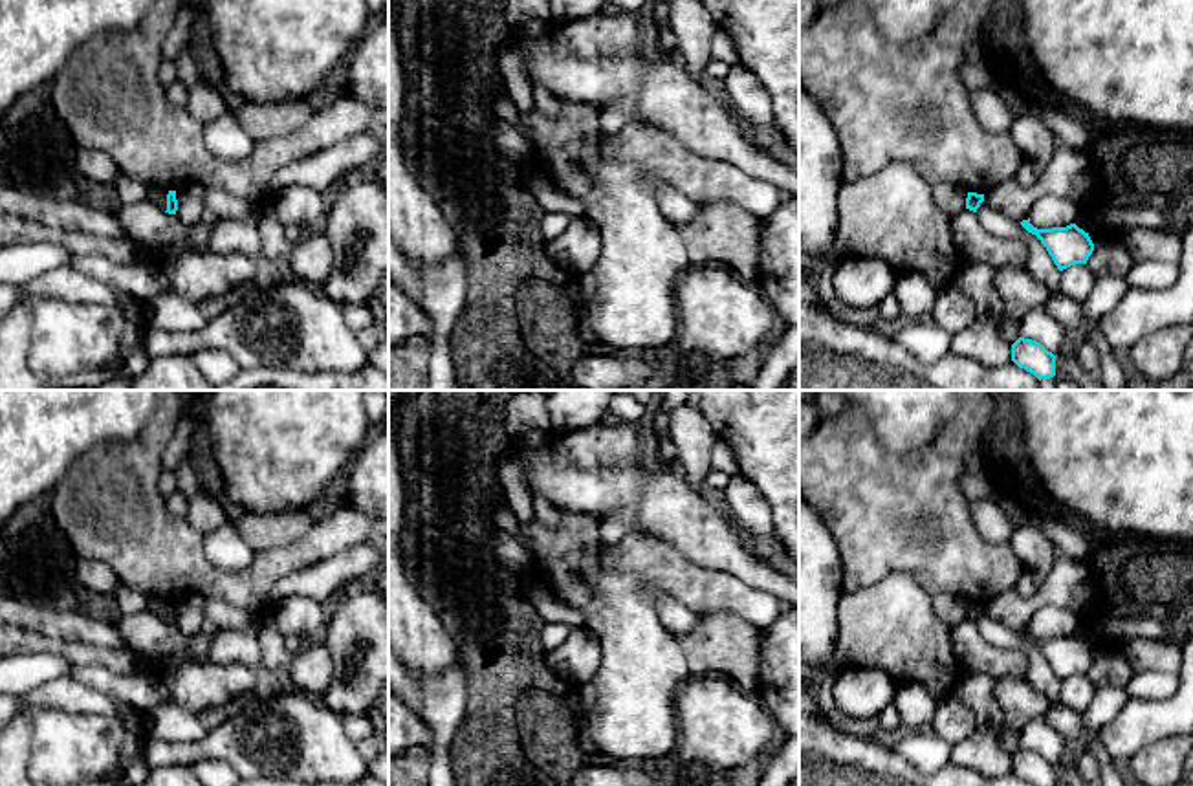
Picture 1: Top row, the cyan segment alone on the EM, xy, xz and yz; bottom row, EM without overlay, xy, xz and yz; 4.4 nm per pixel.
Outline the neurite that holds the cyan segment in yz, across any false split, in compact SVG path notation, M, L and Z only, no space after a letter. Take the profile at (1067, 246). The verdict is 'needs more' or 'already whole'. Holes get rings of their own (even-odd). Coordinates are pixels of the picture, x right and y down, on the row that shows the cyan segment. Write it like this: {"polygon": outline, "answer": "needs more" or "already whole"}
{"polygon": "M1028 218L1023 220L1021 225L1041 240L1059 271L1076 264L1087 264L1094 251L1089 233L1079 229L1076 224L1067 227L1037 229Z", "answer": "already whole"}

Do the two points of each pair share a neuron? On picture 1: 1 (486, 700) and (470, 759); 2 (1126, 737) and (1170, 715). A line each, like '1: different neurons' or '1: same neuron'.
1: same neuron
2: same neuron

